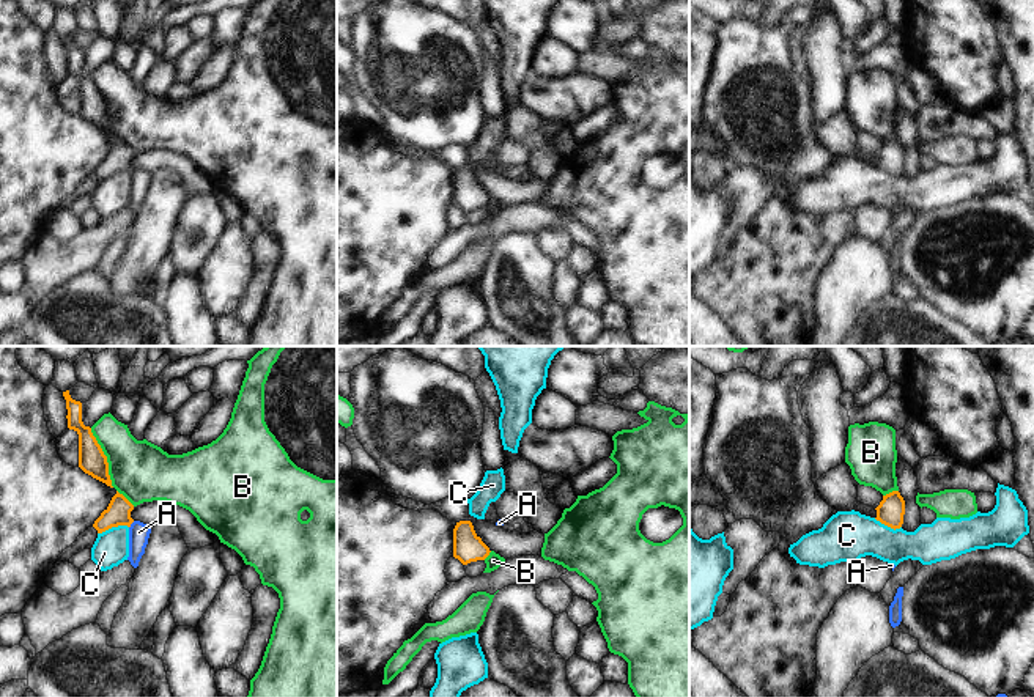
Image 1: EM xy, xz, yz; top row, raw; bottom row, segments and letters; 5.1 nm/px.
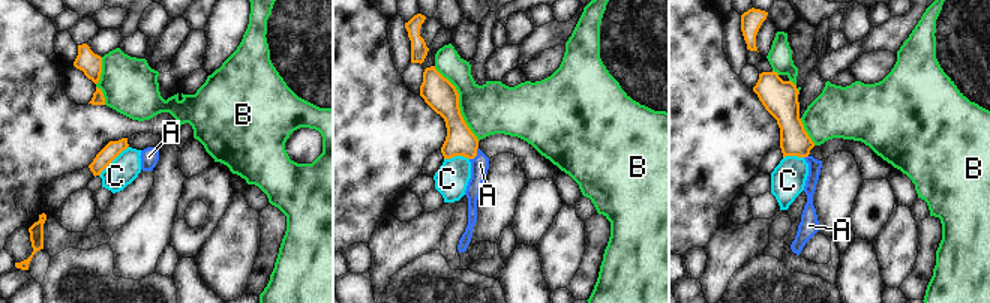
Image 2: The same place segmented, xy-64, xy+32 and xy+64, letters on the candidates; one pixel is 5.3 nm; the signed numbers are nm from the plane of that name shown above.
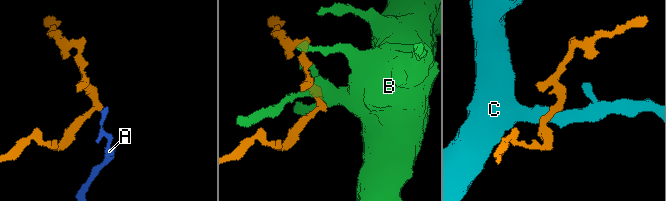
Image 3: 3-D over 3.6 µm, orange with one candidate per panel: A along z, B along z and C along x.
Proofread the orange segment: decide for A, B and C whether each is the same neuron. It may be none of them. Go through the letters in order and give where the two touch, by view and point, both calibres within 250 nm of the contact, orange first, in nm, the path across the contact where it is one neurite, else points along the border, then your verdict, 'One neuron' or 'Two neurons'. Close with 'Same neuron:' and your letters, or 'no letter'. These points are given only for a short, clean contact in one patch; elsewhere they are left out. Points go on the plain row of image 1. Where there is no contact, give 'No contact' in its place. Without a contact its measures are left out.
A: Touches orange at xy (131, 170). Thickness 130 nm (orange) against 110 nm. Path across: xy (118, 159), (131, 170), (139, 180). One neuron
B: Touches orange at xy (106, 106). Thickness 140 nm (orange) against 300 nm. Two neurons
C: Touches orange at xy (112, 173). Thickness 130 nm (orange) against 180 nm. Boundary: xy (128, 173), (112, 173), (98, 181). Two neurons
Same neuron: A

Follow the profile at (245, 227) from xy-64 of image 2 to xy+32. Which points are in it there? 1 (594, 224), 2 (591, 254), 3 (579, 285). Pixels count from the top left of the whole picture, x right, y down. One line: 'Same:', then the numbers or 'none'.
Same: none

